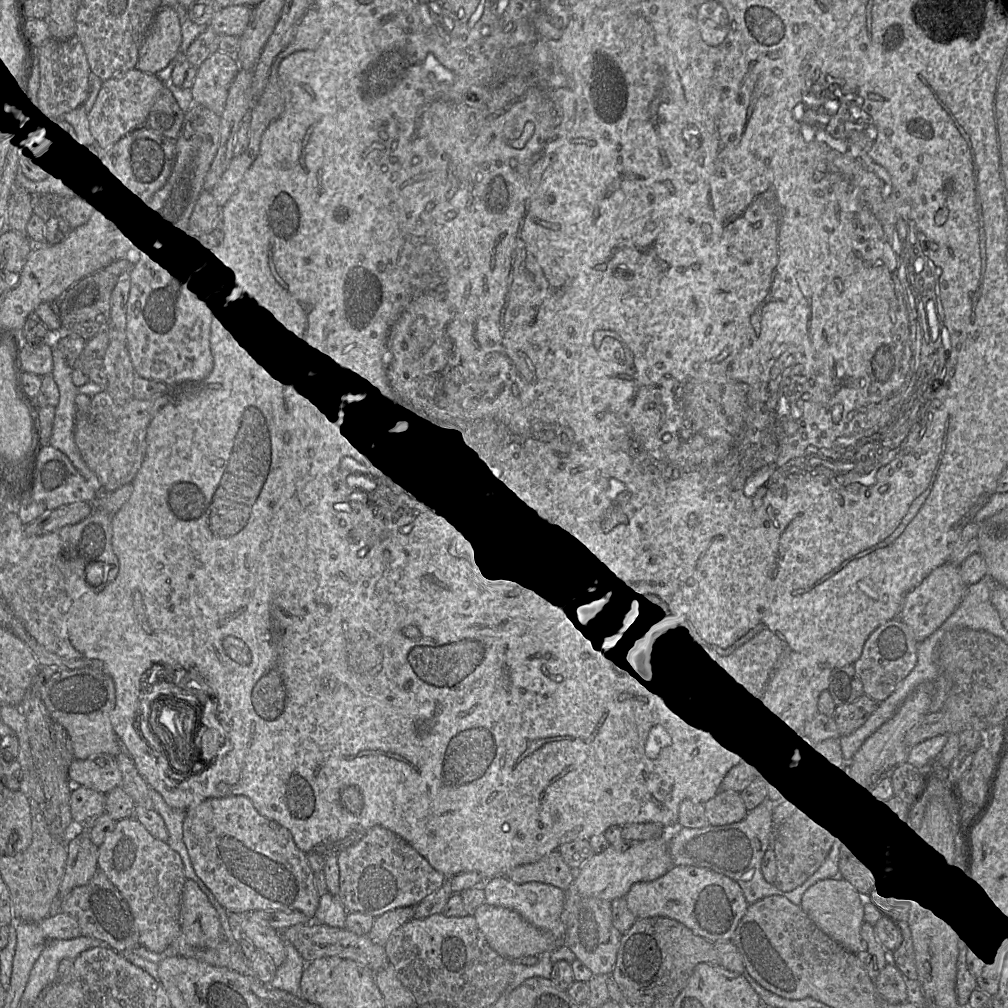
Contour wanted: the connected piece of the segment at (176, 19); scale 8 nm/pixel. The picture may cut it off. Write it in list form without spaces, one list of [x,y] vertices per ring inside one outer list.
[[[162,5],[139,49],[136,68],[149,74],[163,70],[180,53],[181,42],[181,19],[178,13]]]

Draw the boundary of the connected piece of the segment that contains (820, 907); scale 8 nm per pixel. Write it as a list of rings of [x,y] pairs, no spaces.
[[[825,878],[809,887],[803,895],[801,907],[825,933],[858,954],[867,949],[862,939],[861,928],[865,922],[864,906],[872,901],[869,893],[859,893],[855,886],[844,878]]]

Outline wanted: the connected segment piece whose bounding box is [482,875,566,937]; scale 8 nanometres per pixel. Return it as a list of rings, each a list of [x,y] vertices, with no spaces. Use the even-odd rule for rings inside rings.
[[[506,875],[488,879],[484,881],[482,886],[485,891],[484,903],[514,910],[533,926],[552,933],[561,933],[563,937],[562,913],[566,900],[566,891],[541,882],[517,884]]]

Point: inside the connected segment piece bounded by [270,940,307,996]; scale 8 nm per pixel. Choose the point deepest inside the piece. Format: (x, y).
(288, 975)

